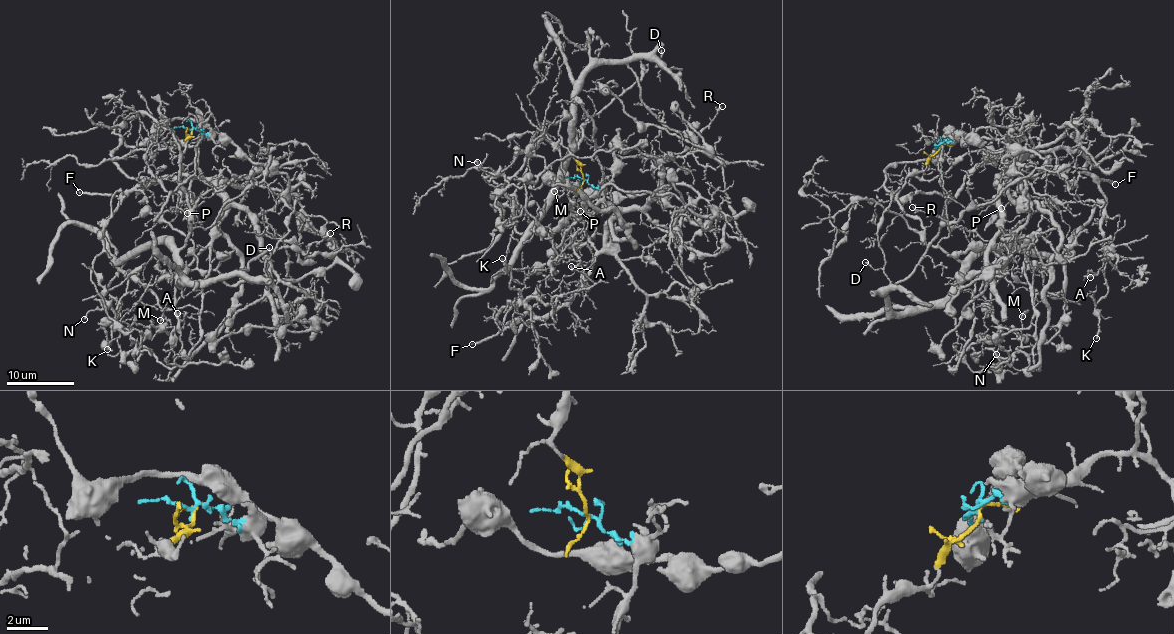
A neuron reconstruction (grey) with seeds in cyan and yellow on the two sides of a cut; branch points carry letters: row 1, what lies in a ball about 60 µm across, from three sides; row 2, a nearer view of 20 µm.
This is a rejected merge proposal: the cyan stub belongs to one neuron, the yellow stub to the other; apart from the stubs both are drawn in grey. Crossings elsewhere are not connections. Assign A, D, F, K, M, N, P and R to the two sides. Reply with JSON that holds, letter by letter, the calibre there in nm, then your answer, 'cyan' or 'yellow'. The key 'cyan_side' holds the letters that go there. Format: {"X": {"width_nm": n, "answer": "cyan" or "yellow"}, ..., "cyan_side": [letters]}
{"A": {"width_nm": 130, "answer": "cyan"}, "D": {"width_nm": 160, "answer": "yellow"}, "F": {"width_nm": 170, "answer": "cyan"}, "K": {"width_nm": 190, "answer": "cyan"}, "M": {"width_nm": 140, "answer": "cyan"}, "N": {"width_nm": 130, "answer": "cyan"}, "P": {"width_nm": 180, "answer": "cyan"}, "R": {"width_nm": 110, "answer": "yellow"}, "cyan_side": ["A", "F", "K", "M", "N", "P"]}

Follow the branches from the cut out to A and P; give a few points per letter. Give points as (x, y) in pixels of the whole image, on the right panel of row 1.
A: (940, 147), (990, 127), (1022, 157), (1084, 156), (1116, 256), (1089, 277)
P: (940, 147), (990, 127), (1022, 157), (1051, 151), (1056, 166), (1042, 177), (1027, 177), (1000, 208)

